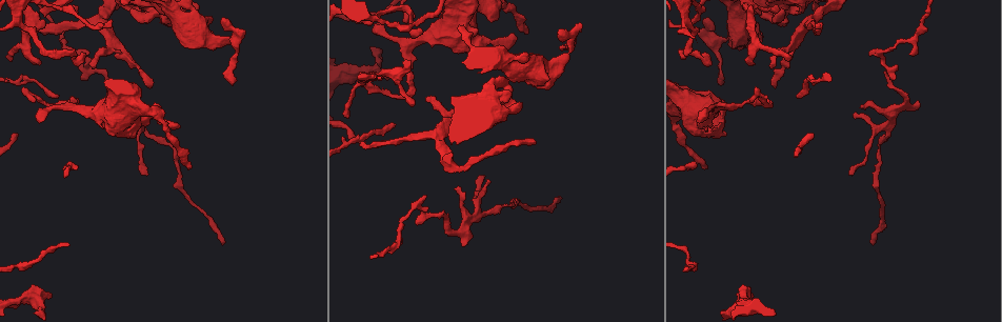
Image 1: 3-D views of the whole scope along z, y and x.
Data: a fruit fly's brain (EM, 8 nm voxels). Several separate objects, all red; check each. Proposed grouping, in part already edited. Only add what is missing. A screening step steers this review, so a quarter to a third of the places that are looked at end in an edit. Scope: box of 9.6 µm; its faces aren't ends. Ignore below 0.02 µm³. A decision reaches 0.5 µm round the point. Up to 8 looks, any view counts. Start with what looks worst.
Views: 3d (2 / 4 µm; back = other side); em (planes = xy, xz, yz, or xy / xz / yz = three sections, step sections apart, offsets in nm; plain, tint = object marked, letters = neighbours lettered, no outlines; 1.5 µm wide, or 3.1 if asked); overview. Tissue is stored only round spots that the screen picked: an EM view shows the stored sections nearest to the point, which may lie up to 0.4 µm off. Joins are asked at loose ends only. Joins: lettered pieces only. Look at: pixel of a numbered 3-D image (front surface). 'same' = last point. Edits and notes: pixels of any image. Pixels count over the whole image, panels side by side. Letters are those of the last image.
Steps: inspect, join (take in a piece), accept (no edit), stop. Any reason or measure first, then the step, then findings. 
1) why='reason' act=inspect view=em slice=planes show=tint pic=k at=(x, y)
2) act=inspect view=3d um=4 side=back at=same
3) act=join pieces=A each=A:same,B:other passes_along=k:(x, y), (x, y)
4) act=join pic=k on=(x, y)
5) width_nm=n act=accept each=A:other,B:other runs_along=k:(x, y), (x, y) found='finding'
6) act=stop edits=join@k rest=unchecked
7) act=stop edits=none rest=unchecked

why='tapers out' act=inspect view=3d um=2 pic=1 at=(815, 24)

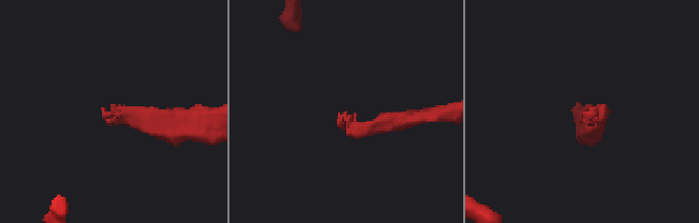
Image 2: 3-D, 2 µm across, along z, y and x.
act=inspect view=em slice=planes show=tint pic=2 at=(105, 107)

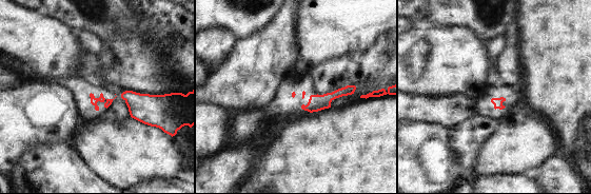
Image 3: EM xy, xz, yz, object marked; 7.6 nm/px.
why='what lies round it' act=inspect view=em slice=planes show=letters at=same

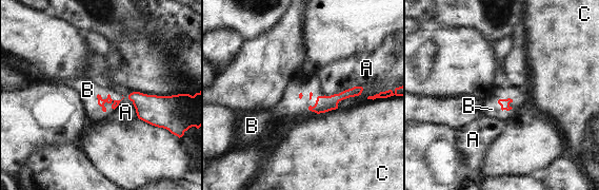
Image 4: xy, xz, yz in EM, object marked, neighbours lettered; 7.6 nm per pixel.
act=join pieces=B each=A:other,B:same,C:other found='the cell continues'

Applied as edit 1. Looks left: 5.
act=inspect view=overview

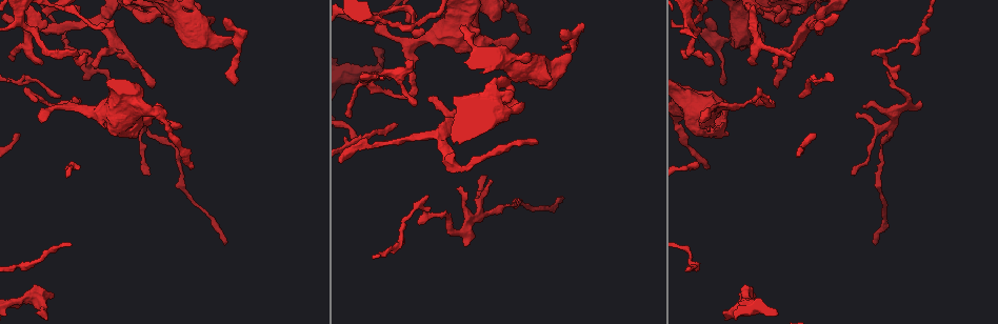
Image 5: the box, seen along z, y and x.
why='an open end' act=inspect view=em slice=xz step=4 show=tint pic=5 at=(561, 199)

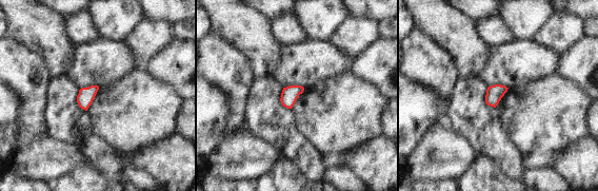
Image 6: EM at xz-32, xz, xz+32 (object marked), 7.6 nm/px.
act=inspect view=em slice=planes show=letters at=same

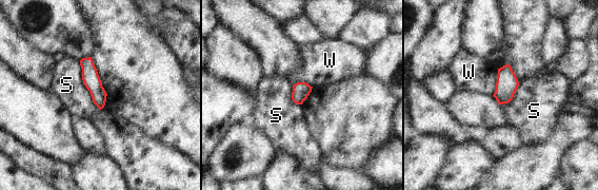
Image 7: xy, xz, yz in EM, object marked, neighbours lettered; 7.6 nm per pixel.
act=accept each=S:other,W:other found='no lettered piece goes on from it'

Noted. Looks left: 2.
why='branch stops here' act=inspect view=em slice=planes show=letters pic=5 at=(490, 180)

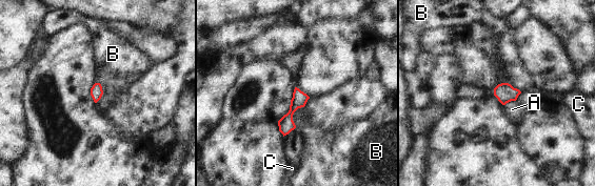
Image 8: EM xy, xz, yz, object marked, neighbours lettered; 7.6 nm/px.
width_nm=100 act=accept each=A:other,B:other,C:other runs_along=8:(297, 91), (297, 102), (284, 131) found='none of them fits'

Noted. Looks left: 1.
act=stop edits=join@4 rest=unchecked

